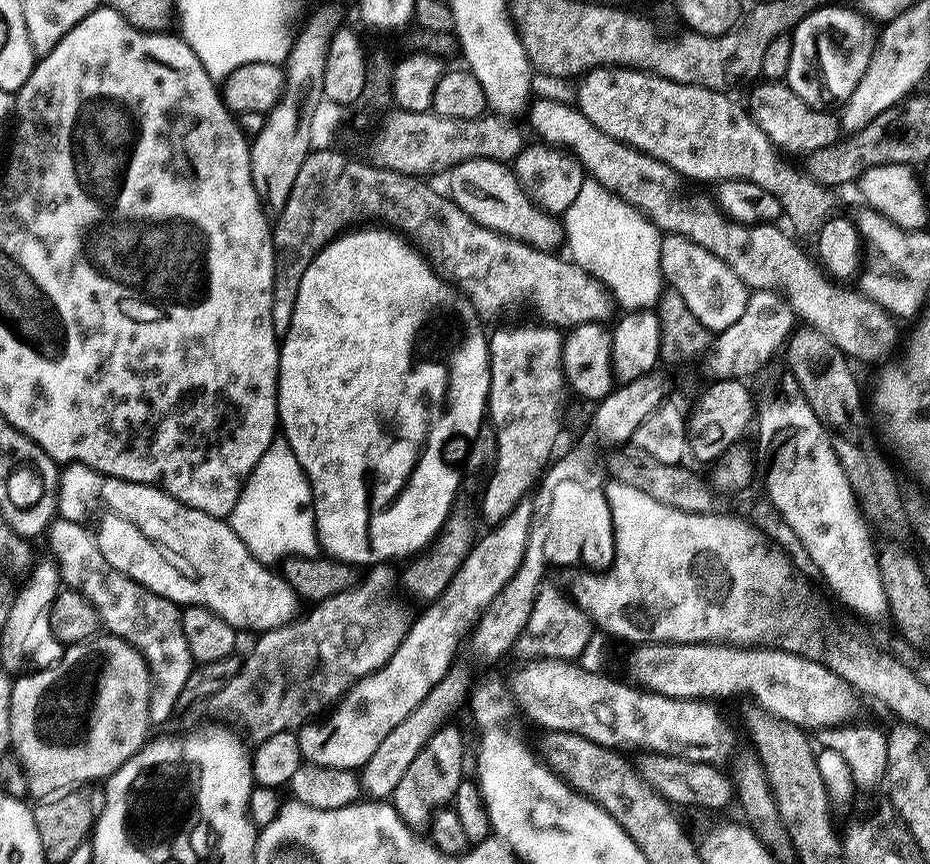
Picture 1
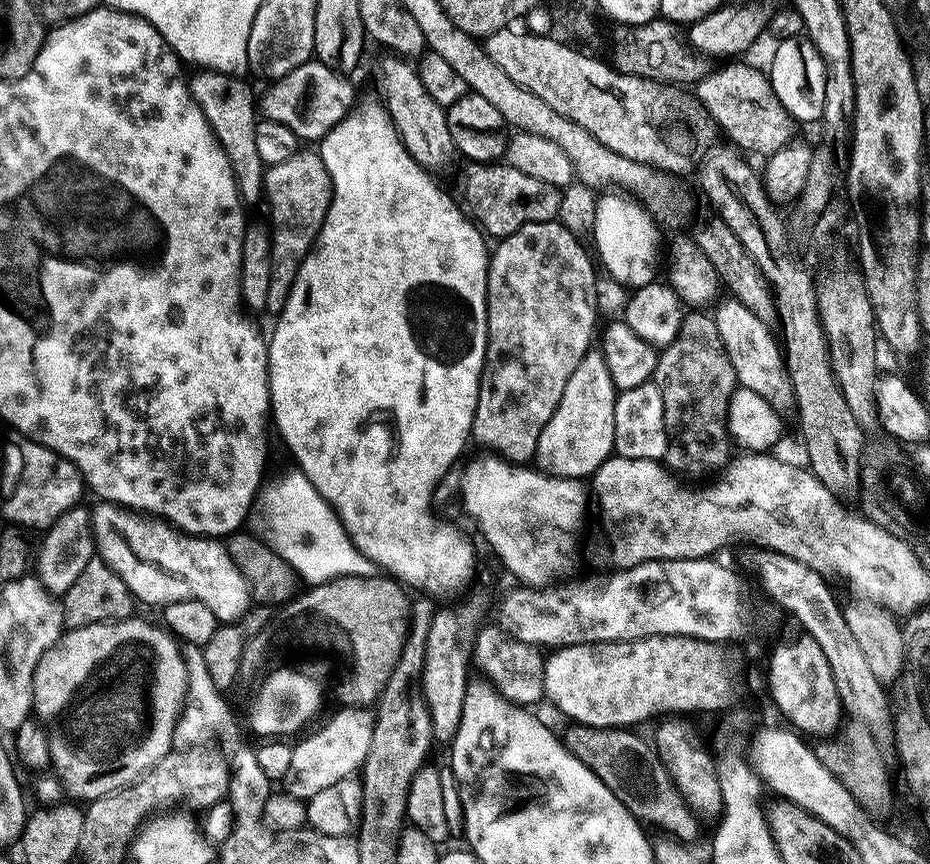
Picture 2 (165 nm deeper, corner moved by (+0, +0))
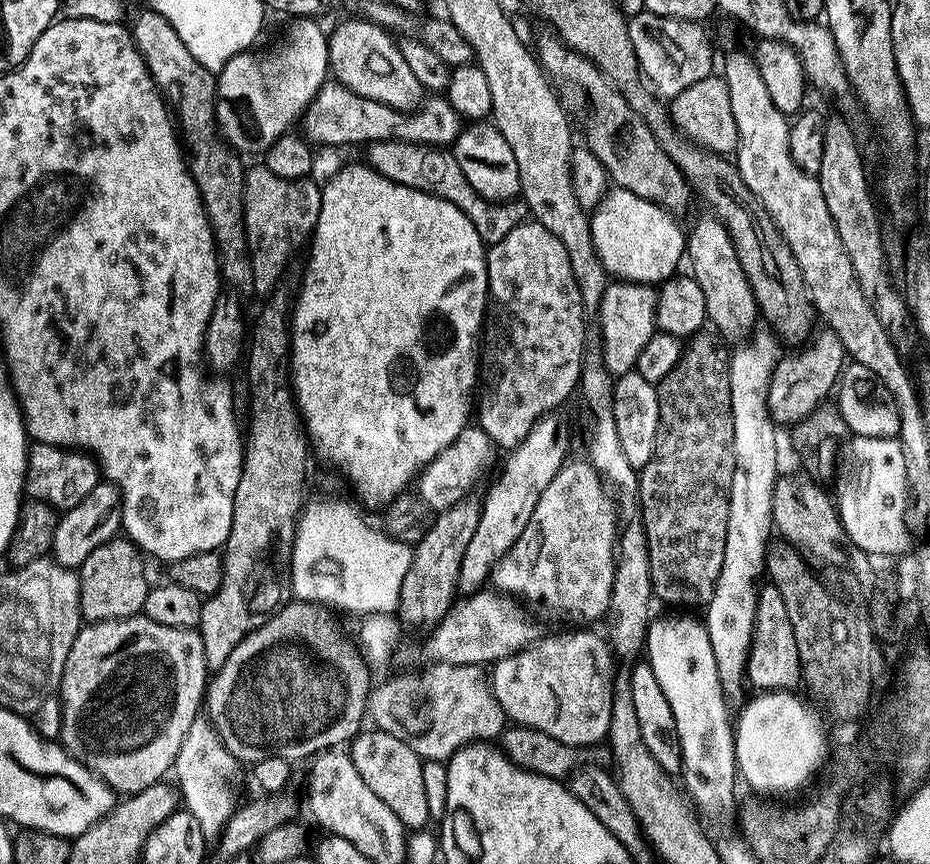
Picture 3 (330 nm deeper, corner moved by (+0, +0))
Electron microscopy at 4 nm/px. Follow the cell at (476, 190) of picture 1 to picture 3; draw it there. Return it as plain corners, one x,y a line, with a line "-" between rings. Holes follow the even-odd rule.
355,19
342,21
336,29
331,29
328,38
328,66
335,83
391,108
411,110
417,107
422,100
422,89
413,71
406,66
399,43
377,24

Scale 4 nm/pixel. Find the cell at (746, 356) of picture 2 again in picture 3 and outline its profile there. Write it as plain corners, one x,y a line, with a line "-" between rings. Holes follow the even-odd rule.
703,214
689,227
686,232
686,264
689,264
690,274
698,282
698,286
702,286
702,298
706,298
706,314
708,315
707,323
721,337
739,341
741,338
747,337
753,331
752,323
758,320
758,309
756,307
756,299
752,293
750,282
746,278
746,274
742,270
742,262
738,262
738,254
734,250
734,242
730,242
730,234
726,230
726,226
722,226
722,222
711,214

